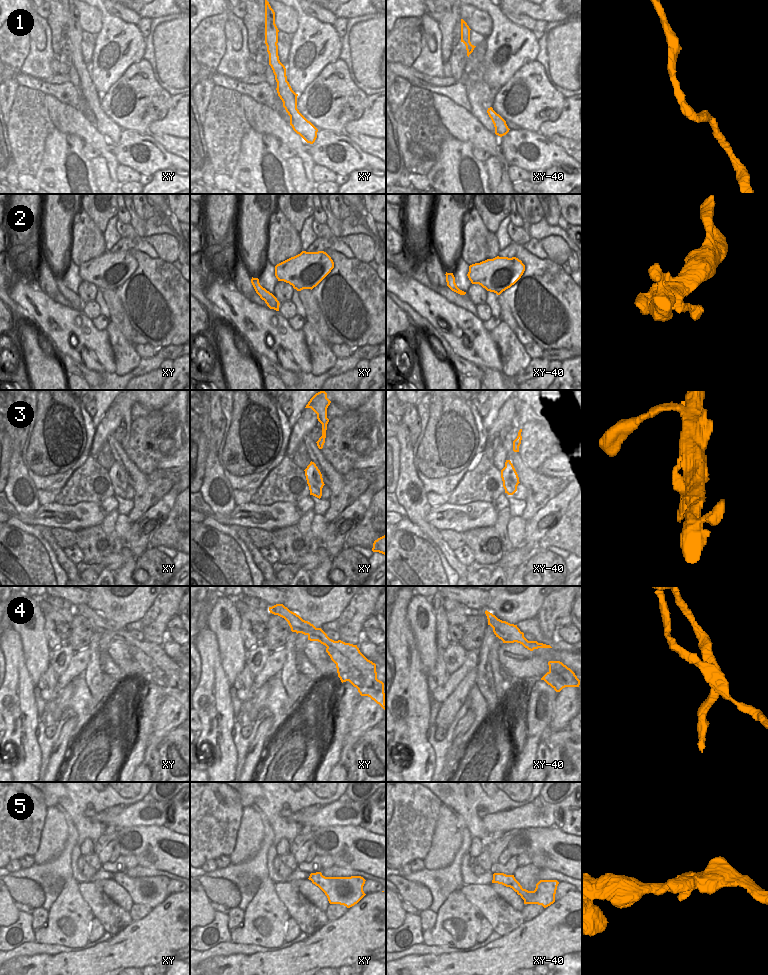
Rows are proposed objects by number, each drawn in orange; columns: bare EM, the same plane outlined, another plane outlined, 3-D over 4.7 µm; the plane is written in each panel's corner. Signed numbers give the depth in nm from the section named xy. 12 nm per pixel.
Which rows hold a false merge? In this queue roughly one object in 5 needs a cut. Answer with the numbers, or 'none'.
4

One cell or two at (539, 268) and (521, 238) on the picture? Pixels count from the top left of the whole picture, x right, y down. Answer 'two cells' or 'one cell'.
two cells

